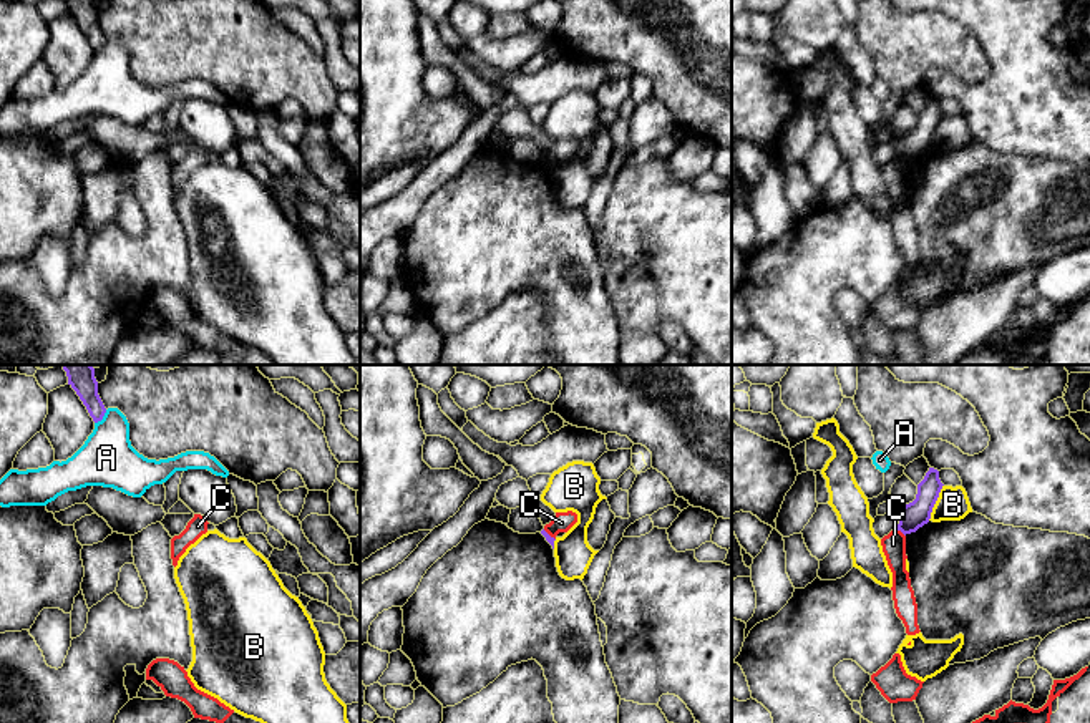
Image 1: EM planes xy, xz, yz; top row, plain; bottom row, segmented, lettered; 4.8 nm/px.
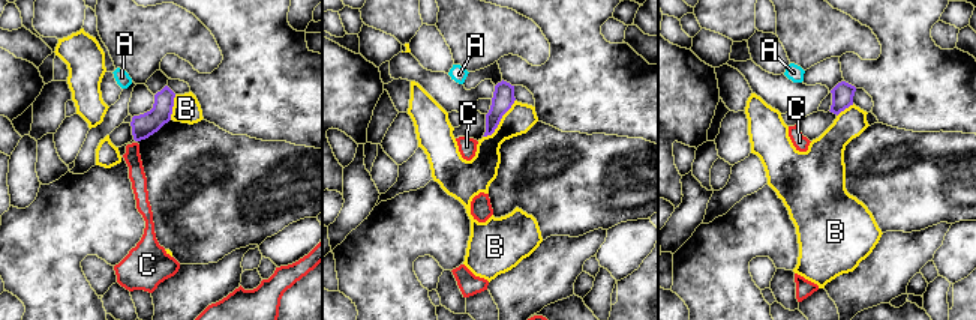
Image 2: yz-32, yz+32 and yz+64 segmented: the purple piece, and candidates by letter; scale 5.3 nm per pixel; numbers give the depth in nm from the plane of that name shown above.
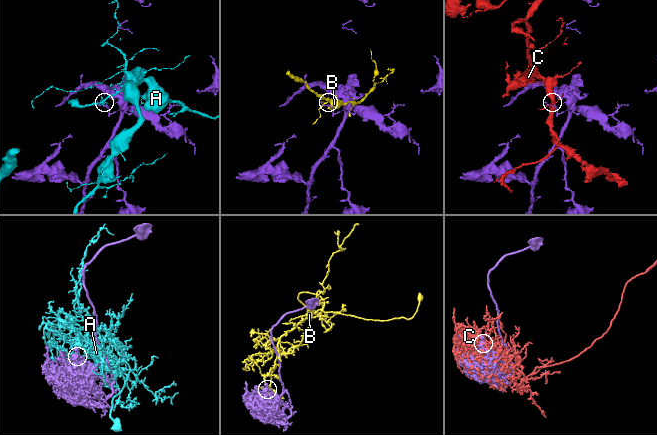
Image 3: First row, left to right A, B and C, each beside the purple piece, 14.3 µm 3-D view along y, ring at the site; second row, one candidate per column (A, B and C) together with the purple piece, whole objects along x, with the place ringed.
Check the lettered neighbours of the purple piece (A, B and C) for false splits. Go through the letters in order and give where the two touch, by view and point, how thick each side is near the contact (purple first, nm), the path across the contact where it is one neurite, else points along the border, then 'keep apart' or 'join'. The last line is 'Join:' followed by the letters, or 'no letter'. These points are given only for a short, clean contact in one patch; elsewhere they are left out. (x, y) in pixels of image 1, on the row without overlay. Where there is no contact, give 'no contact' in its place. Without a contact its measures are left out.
A: contact xy (102, 47); calibres 120 and 260 nm; keep apart
B: contact yz (934, 131); calibres 130 and 160 nm; keep apart
C: contact yz (901, 160); calibres 130 and 110 nm; keep apart
Join: no letter

